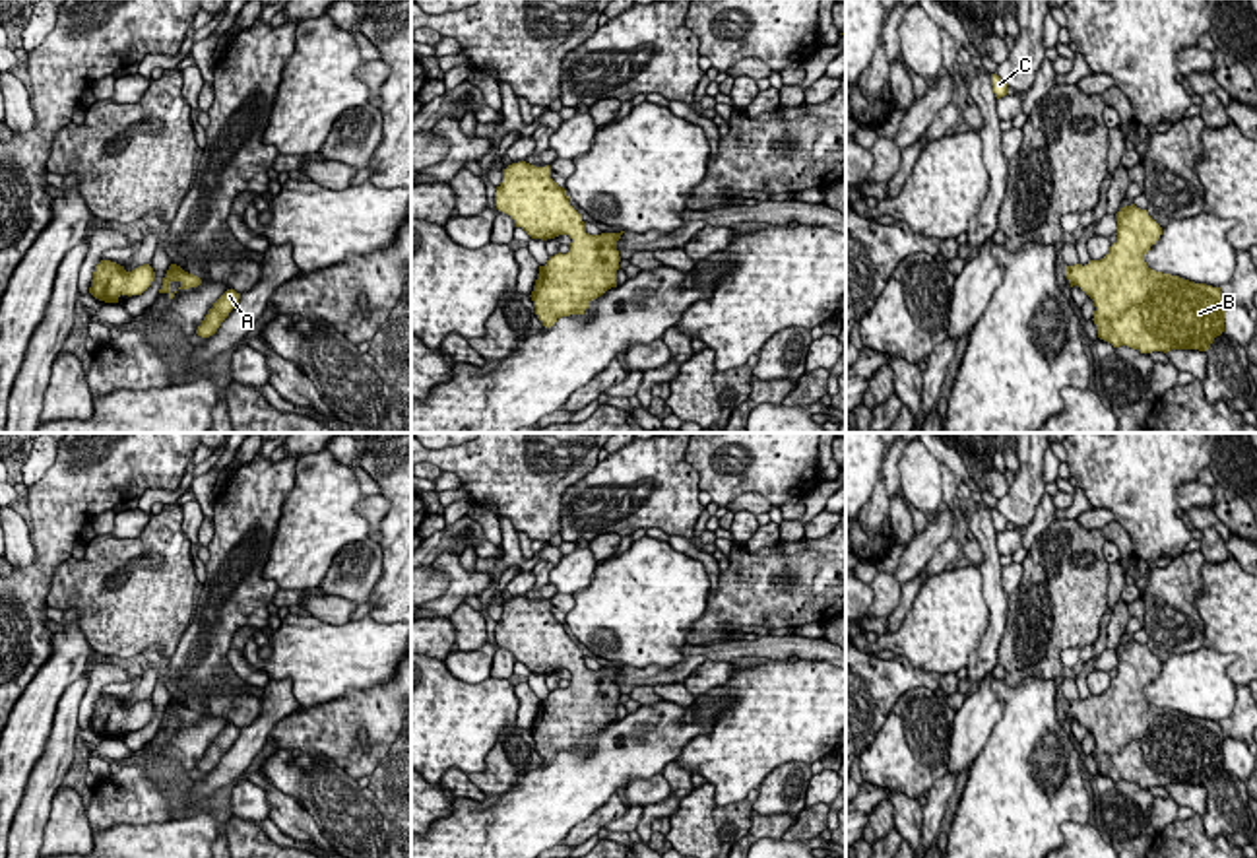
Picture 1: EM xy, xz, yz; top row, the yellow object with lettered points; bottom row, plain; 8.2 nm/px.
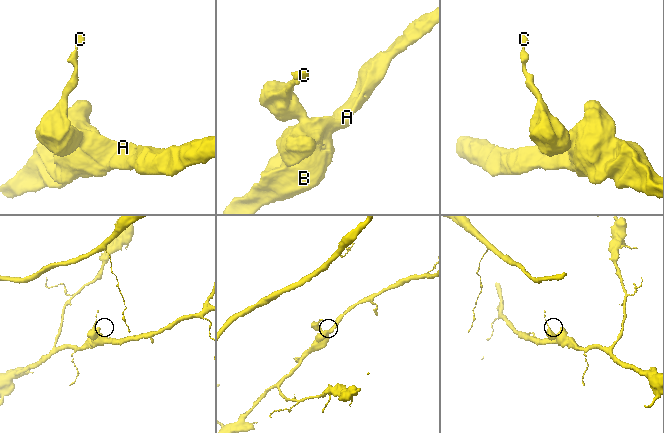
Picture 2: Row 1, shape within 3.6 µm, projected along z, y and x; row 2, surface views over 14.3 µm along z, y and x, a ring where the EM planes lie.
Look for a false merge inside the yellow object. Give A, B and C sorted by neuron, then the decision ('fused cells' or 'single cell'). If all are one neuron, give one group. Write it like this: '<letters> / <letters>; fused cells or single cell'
A B C; single cell

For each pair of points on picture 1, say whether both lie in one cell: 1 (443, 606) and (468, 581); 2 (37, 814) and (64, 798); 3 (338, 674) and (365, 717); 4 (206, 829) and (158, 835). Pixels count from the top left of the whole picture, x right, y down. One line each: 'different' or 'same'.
1: same
2: different
3: different
4: same

